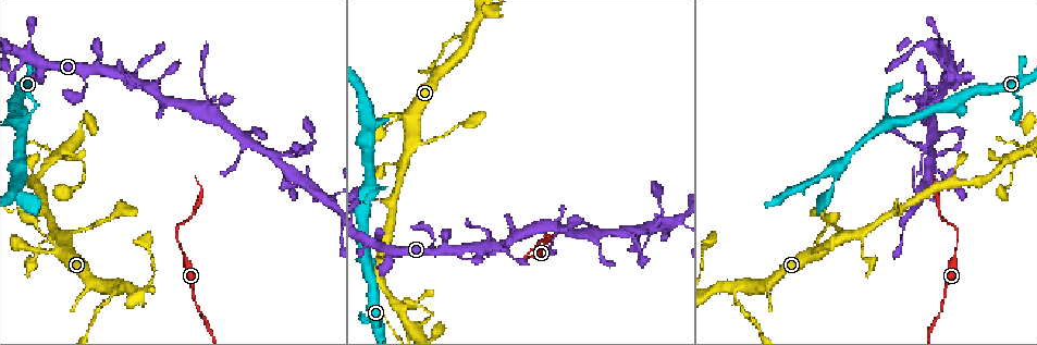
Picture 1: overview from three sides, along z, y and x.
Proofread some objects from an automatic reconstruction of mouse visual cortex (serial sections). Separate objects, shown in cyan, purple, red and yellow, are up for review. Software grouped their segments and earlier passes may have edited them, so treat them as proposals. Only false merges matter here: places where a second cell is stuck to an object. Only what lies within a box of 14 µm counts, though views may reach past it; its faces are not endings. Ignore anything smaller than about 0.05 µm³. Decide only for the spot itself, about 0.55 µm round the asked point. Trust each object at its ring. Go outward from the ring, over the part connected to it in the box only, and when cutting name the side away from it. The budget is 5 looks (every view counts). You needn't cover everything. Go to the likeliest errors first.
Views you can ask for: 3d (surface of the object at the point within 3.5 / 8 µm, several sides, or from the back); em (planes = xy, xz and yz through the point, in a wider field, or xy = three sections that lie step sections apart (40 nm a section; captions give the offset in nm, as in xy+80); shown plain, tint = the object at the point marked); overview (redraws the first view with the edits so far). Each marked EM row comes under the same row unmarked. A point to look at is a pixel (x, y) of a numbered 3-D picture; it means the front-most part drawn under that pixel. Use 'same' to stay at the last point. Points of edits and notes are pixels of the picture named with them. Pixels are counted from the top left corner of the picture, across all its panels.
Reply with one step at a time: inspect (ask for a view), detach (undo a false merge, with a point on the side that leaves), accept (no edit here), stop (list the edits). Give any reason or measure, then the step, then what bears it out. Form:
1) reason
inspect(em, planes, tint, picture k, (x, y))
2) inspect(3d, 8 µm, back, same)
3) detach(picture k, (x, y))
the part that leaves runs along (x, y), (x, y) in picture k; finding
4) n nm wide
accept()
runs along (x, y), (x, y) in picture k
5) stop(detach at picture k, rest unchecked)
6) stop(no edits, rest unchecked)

inspect(3d, 3.5 µm, picture 1, (529, 257))

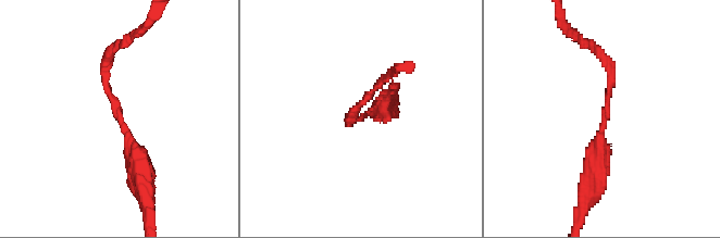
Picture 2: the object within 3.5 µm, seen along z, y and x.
arms of 150, 250 nm
inspect(em, xy, step 5, tint, picture 2, (115, 99))

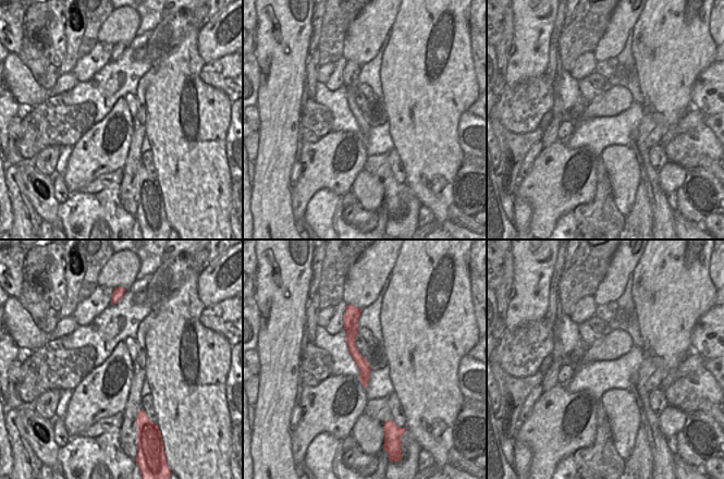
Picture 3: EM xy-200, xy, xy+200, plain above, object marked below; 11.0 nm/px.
accept()
runs along (354, 316), (351, 344), (364, 381) in picture 3; all the same cell

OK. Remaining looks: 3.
calibre changes
inspect(3d, 3.5 µm, picture 1, (555, 233))

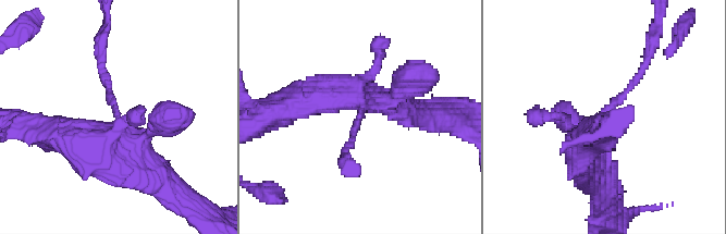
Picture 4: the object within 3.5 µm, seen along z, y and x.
inspect(em, planes, tint, picture 4, (359, 121))

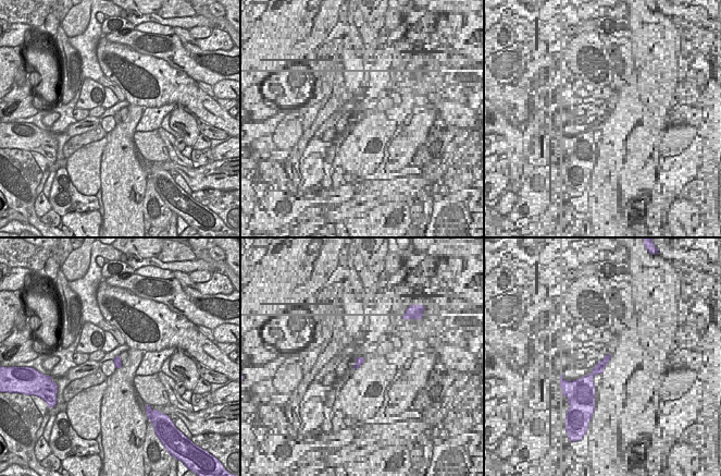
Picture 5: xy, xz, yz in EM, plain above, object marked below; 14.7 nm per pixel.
another direction
inspect(em, xy, step 1, tint, same)

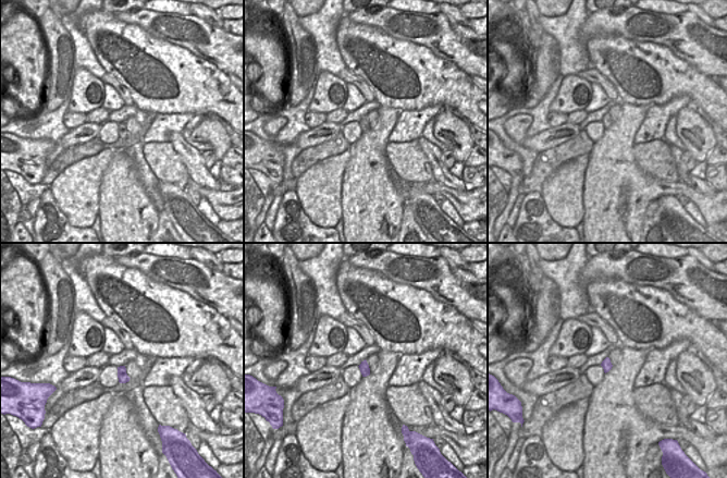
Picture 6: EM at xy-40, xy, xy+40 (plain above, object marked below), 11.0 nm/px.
detach(picture 4, (103, 78))
border along (125, 369), (118, 375) in picture 6; two cells meet here

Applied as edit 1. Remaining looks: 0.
stop(detach at picture 4, rest unchecked)

